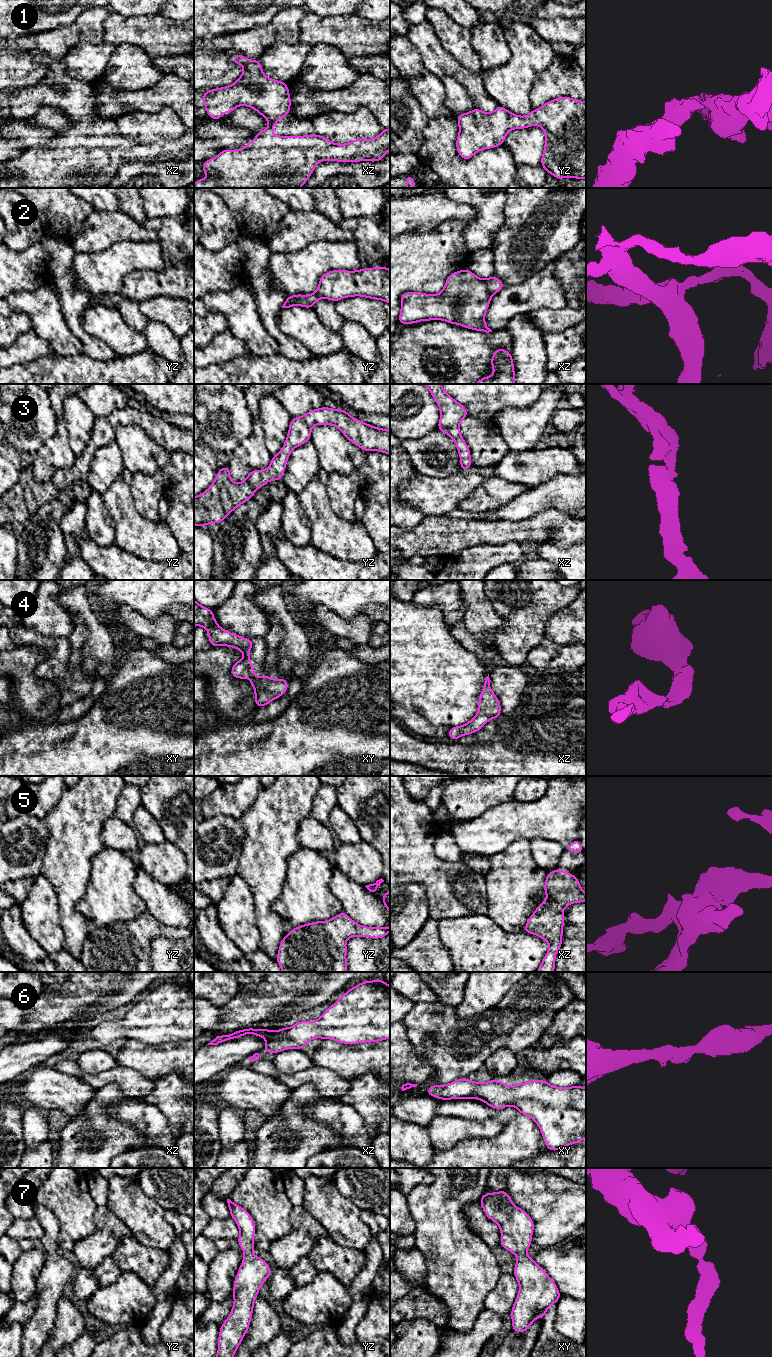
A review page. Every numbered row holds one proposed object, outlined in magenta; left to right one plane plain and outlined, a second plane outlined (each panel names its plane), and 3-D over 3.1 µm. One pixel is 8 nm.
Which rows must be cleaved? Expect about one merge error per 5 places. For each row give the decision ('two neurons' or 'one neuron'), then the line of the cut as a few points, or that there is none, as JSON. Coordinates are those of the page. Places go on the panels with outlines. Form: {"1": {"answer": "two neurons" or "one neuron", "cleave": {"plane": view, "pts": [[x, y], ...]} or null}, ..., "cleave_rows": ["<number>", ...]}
{"1": {"answer": "one neuron", "cleave": null}, "2": {"answer": "two neurons", "cleave": {"plane": "xz", "pts": [[484, 280], [487, 290], [491, 295]]}}, "3": {"answer": "one neuron", "cleave": null}, "4": {"answer": "one neuron", "cleave": null}, "5": {"answer": "one neuron", "cleave": null}, "6": {"answer": "one neuron", "cleave": null}, "7": {"answer": "one neuron", "cleave": null}, "cleave_rows": ["2"]}

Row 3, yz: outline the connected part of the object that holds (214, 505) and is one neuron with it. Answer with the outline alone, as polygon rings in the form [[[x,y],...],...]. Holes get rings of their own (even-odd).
[[[324,406],[318,409],[312,409],[303,416],[291,418],[286,441],[279,453],[272,456],[270,466],[265,470],[255,469],[250,471],[245,480],[241,483],[234,483],[230,479],[229,465],[220,468],[210,487],[201,495],[194,496],[194,525],[206,527],[212,523],[219,524],[224,521],[236,507],[250,500],[254,492],[258,488],[265,486],[268,481],[282,480],[283,473],[286,469],[286,462],[290,457],[291,451],[311,440],[311,429],[314,425],[333,425],[337,427],[350,442],[361,448],[364,452],[379,451],[390,455],[390,430],[377,428],[360,421],[341,408],[335,410]]]

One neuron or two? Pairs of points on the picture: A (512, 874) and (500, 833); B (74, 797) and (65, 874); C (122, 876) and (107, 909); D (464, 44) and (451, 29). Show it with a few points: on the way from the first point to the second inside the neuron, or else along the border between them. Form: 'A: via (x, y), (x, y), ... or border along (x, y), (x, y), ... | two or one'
A: border along (527, 839), (517, 838), (506, 848), (489, 857) | two
B: via (73, 816), (73, 842), (69, 855) | one
C: via (114, 884), (110, 888), (110, 897), (107, 901) | one
D: via (460, 40), (453, 33) | one

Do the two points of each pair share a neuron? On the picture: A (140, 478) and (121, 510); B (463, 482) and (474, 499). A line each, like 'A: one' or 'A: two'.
A: two
B: two

